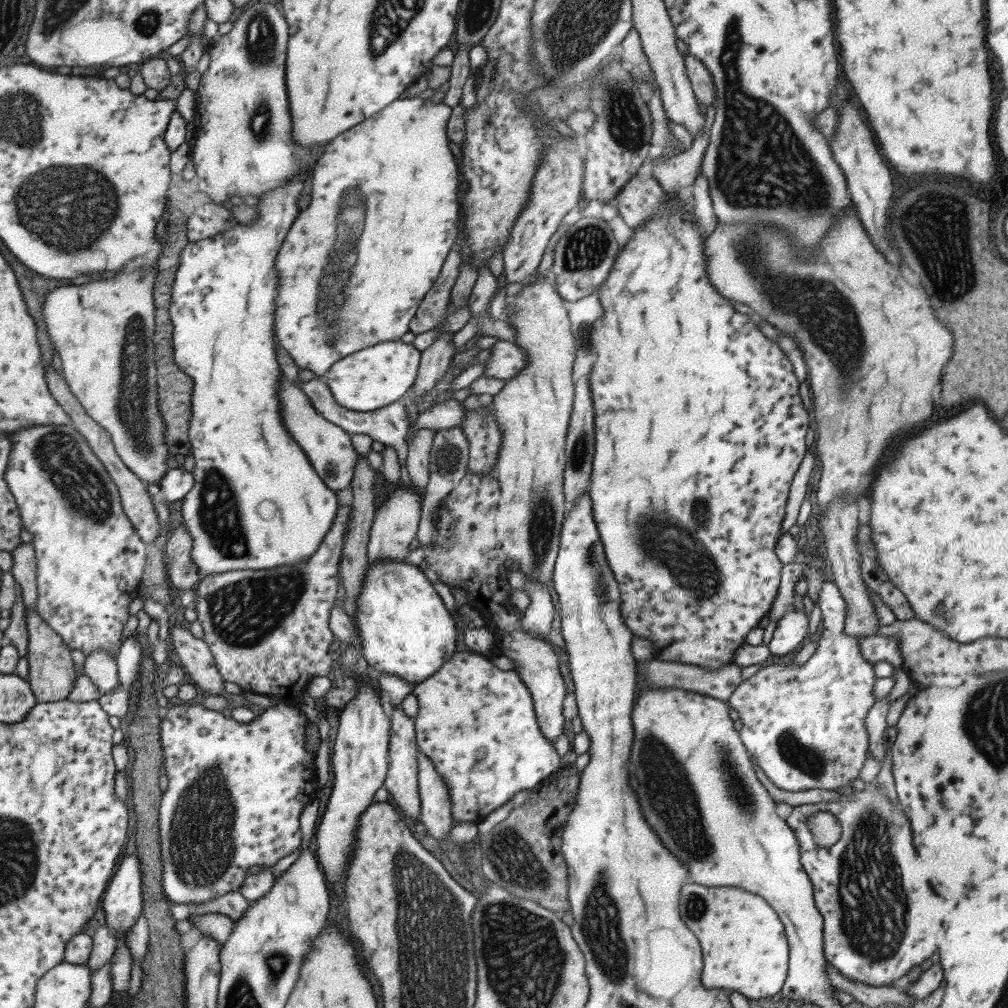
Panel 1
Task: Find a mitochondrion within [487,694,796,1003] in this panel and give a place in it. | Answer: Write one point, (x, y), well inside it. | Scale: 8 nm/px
(673, 800)

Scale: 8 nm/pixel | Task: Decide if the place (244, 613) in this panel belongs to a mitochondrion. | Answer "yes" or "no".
yes

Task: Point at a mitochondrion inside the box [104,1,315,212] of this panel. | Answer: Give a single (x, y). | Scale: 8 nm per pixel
(260, 38)

